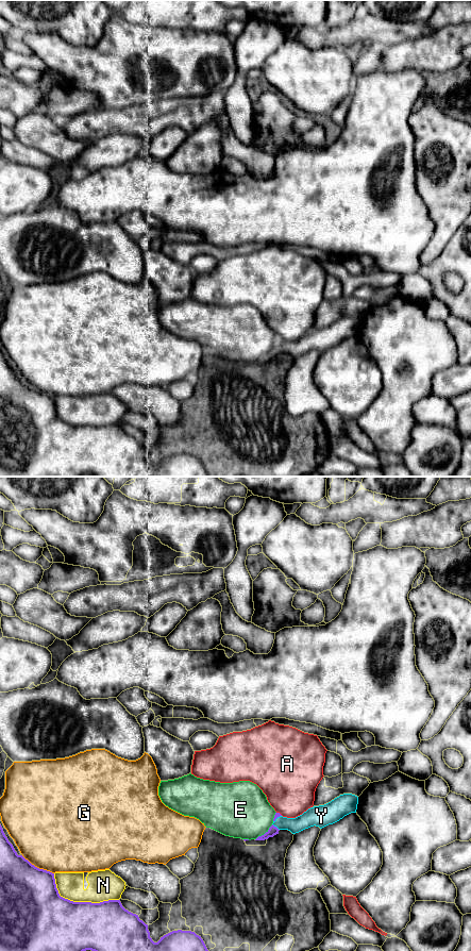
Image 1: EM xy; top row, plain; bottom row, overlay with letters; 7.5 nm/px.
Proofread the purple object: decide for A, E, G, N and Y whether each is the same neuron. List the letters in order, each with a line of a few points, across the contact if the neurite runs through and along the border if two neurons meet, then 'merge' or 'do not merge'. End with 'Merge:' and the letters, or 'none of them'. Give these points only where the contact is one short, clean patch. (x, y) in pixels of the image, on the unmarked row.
A: do not merge
E: do not merge
G: do not merge
N: do not merge
Y: line xy (272, 354), (275, 350), (307, 343); merge
Merge: Y

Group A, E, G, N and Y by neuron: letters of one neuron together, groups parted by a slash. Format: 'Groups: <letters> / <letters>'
Groups: A / E / G / N / Y

